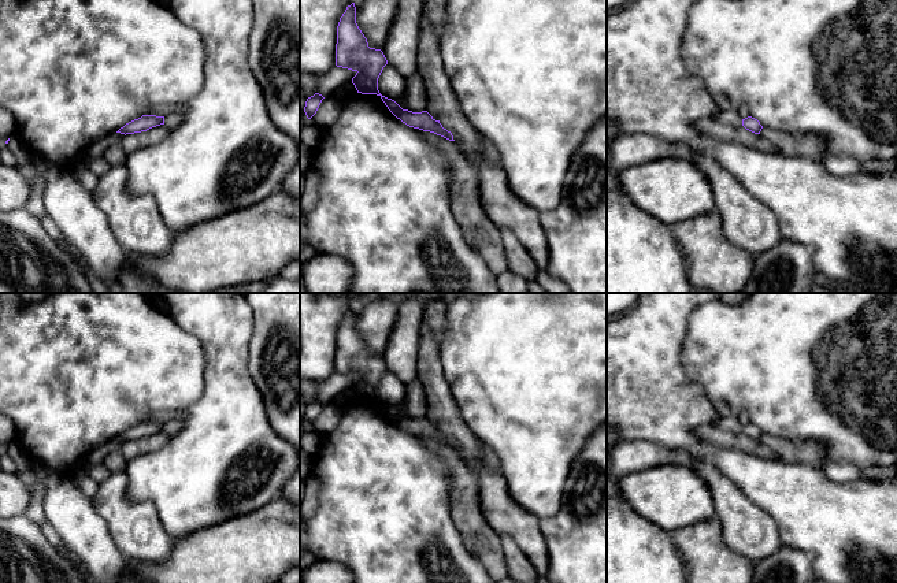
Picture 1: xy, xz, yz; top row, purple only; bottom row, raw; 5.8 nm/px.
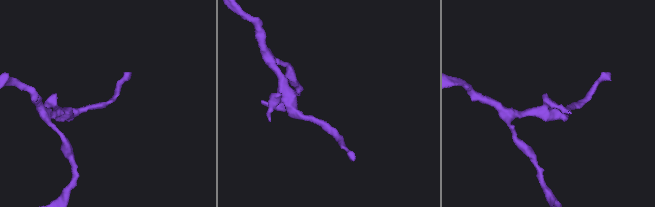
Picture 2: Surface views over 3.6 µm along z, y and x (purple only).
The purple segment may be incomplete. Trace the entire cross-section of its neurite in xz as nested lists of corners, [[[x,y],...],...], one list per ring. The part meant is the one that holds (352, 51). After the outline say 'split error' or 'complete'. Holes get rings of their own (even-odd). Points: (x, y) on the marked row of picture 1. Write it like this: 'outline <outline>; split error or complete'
outline [[[352,3],[337,26],[336,66],[355,71],[352,83],[357,93],[379,96],[388,109],[407,126],[455,141],[452,133],[444,129],[440,120],[435,120],[427,111],[403,109],[394,100],[379,93],[378,78],[386,64],[383,52],[368,47],[367,38],[356,23],[356,7]]]; complete

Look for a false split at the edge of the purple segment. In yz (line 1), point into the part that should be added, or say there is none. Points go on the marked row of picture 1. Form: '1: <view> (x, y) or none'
1: none

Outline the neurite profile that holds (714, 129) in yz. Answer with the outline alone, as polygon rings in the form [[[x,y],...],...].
[[[703,118],[693,125],[693,129],[698,134],[712,140],[753,146],[766,153],[775,152],[774,145],[768,140],[746,130],[742,125],[740,127],[731,127],[716,119]]]

